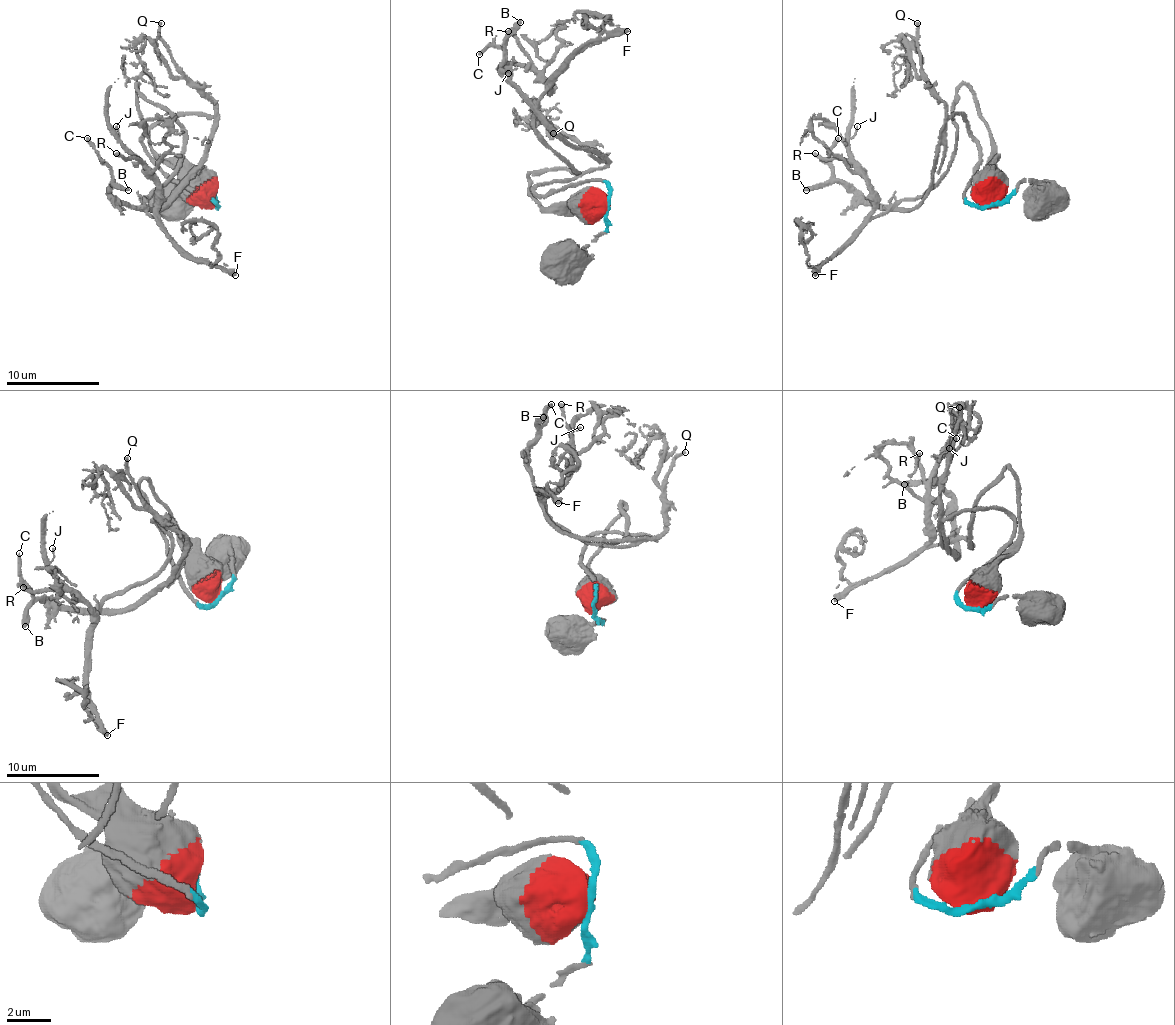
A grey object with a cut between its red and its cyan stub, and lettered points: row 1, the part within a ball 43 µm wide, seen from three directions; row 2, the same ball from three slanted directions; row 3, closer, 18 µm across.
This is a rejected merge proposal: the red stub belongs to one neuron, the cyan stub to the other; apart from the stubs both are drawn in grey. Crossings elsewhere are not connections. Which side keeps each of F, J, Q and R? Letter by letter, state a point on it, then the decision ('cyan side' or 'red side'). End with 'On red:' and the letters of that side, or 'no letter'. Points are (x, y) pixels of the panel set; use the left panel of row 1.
F: place (235, 275); red side
J: place (116, 126); red side
Q: place (161, 23); cyan side
R: place (116, 153); red side
On red: F, J, R

